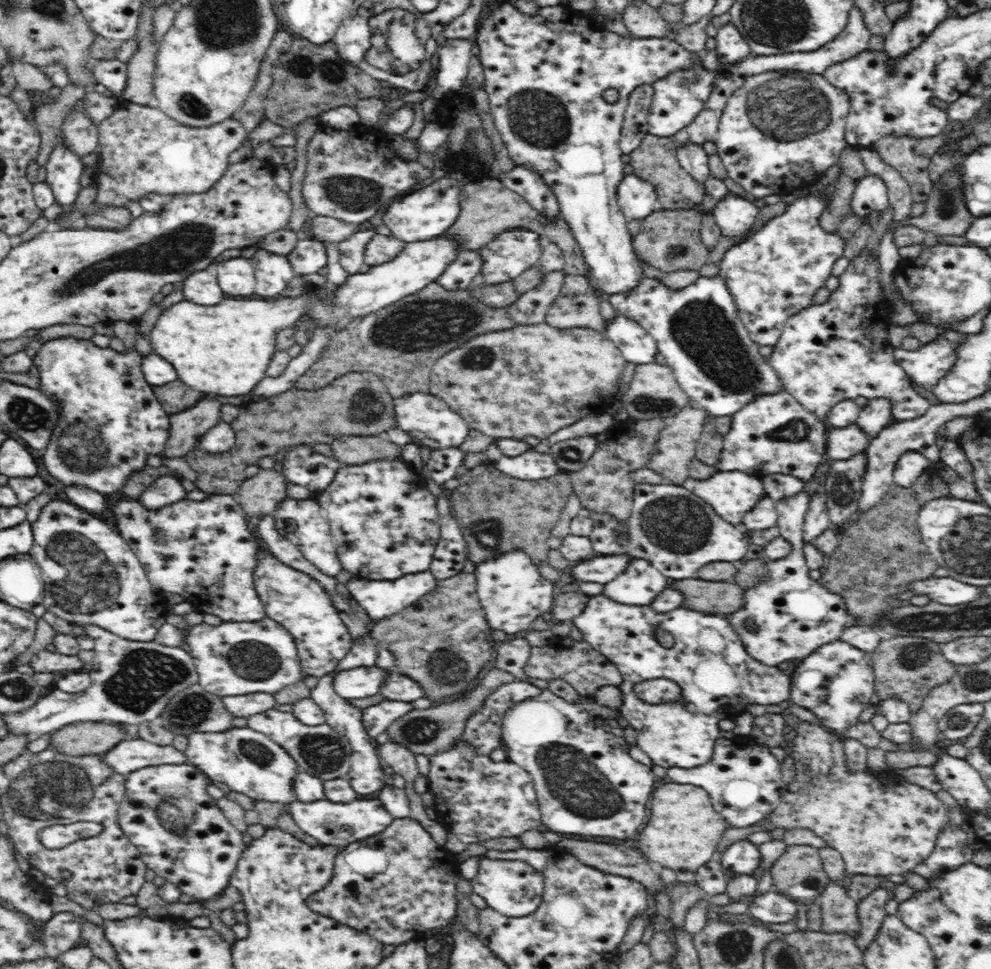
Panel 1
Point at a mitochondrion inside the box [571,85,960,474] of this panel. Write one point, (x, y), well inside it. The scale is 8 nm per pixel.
(702, 328)

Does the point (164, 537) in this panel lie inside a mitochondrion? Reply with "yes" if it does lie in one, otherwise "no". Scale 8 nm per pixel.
yes

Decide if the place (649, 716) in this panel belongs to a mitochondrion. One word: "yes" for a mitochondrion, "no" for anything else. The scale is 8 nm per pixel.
no

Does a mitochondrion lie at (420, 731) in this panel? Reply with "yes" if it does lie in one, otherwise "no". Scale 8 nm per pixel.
yes

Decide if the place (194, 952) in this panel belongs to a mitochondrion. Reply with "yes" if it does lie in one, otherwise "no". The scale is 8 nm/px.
no

